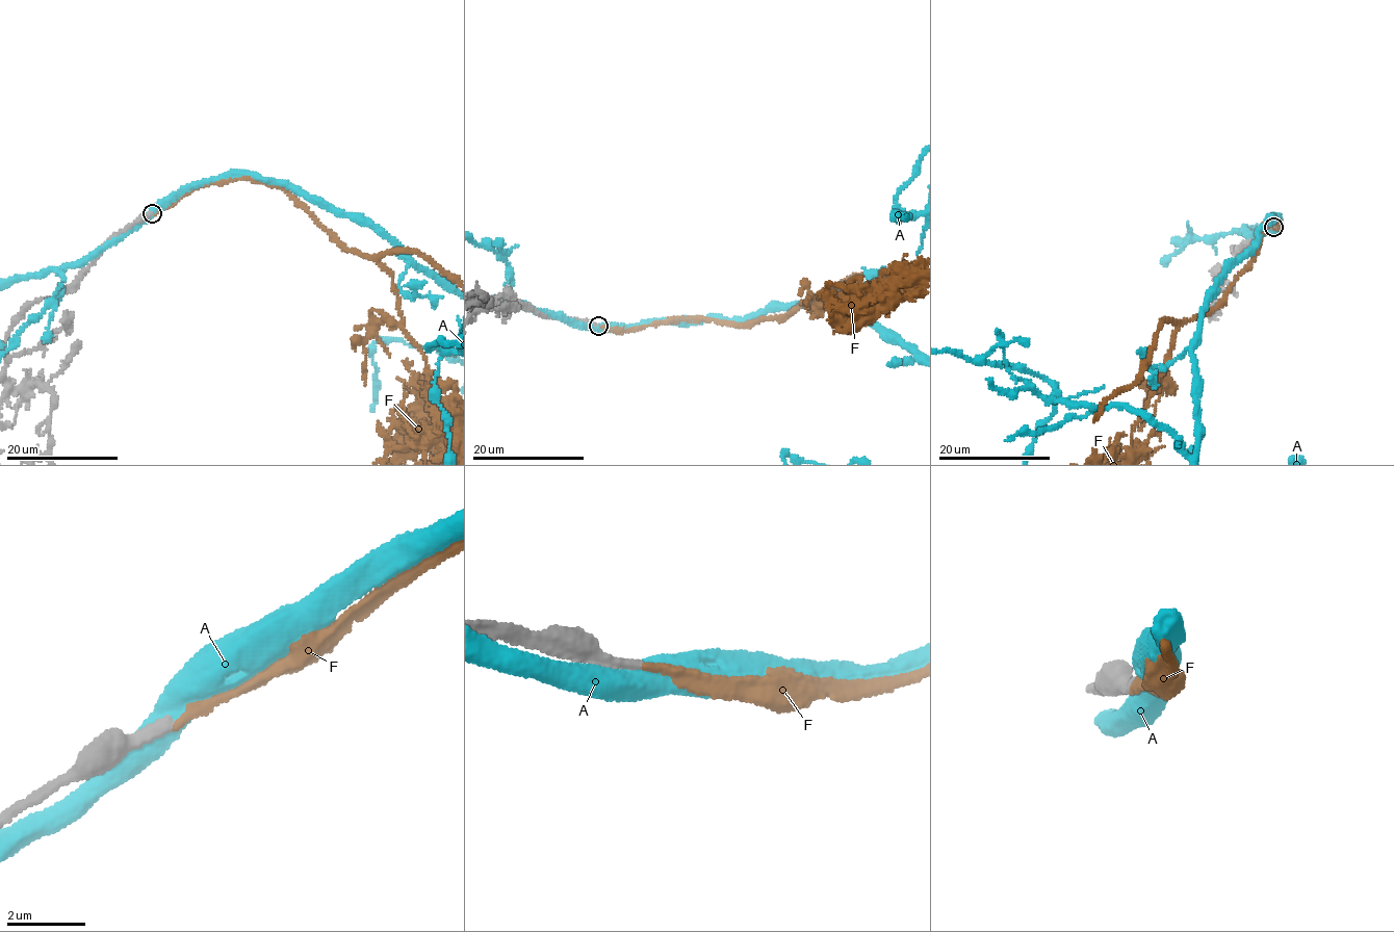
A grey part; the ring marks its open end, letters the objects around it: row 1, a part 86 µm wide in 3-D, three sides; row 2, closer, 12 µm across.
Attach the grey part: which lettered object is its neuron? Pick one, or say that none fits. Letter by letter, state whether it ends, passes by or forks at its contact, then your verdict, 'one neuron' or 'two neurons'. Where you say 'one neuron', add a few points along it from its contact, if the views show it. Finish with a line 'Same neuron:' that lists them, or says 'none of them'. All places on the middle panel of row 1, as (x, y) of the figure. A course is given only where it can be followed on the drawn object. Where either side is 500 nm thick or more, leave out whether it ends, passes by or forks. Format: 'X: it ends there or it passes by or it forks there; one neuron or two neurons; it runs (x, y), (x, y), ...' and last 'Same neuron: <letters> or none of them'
A: two neurons
F: it ends there; one neuron
Same neuron: F

